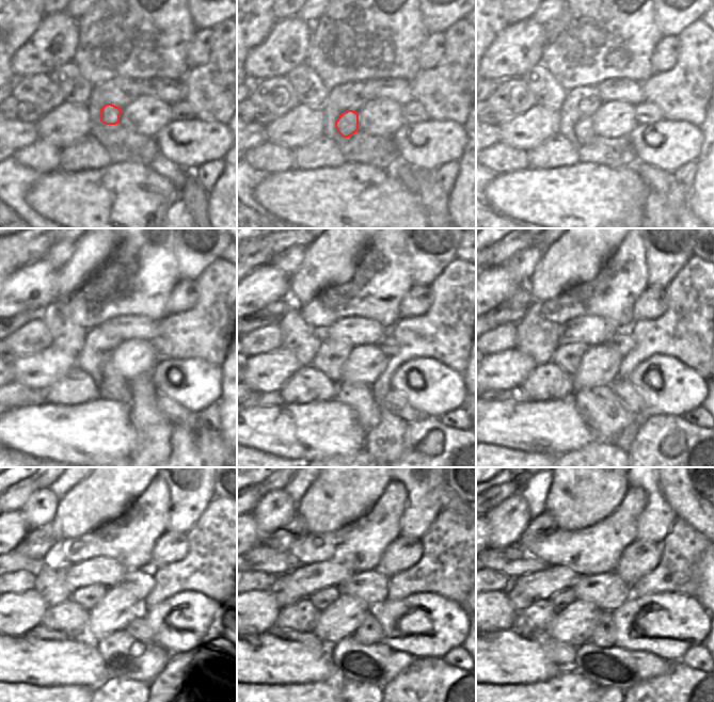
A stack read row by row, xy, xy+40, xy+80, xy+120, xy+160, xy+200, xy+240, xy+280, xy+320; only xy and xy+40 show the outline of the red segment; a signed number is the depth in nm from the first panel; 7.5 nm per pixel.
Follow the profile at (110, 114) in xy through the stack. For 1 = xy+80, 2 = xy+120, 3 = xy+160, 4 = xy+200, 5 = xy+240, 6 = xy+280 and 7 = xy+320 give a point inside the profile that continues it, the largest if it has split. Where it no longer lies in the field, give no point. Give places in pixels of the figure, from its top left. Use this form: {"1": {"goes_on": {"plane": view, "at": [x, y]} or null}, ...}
{"1": {"goes_on": {"plane": "xy+80", "at": [584, 129]}}, "2": {"goes_on": {"plane": "xy+120", "at": [113, 386]}}, "3": {"goes_on": {"plane": "xy+160", "at": [358, 396]}}, "4": {"goes_on": {"plane": "xy+200", "at": [603, 413]}}, "5": {"goes_on": {"plane": "xy+240", "at": [124, 656]}}, "6": {"goes_on": {"plane": "xy+280", "at": [378, 665]}}, "7": {"goes_on": {"plane": "xy+320", "at": [615, 667]}}}

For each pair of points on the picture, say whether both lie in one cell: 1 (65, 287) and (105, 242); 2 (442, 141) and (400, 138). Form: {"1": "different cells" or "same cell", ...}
{"1": "same cell", "2": "same cell"}

